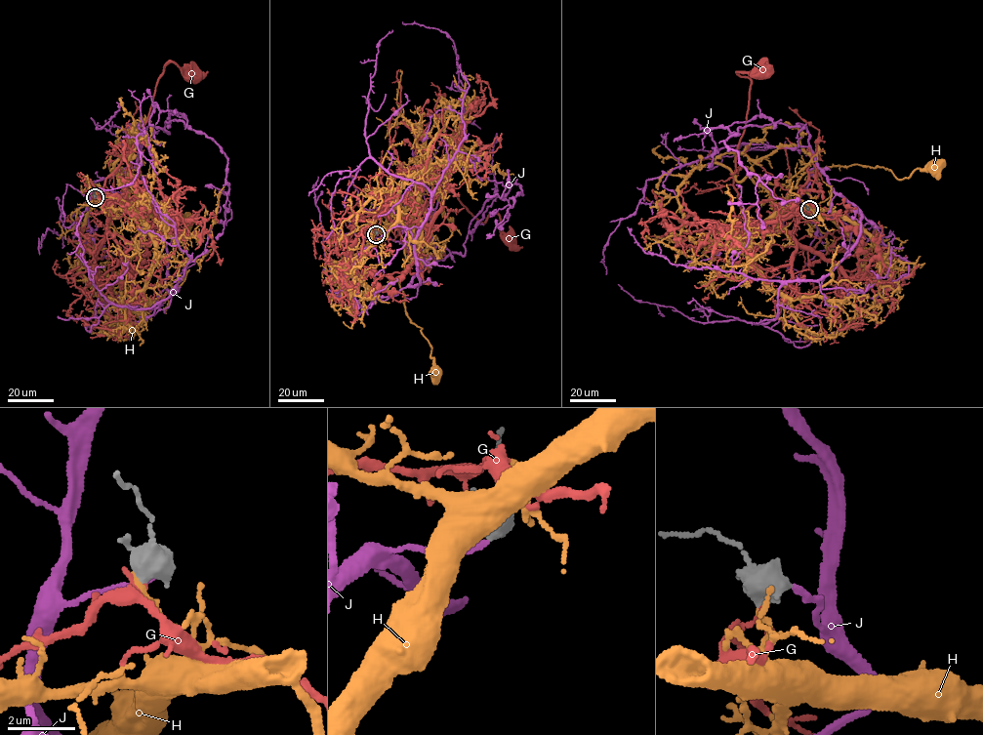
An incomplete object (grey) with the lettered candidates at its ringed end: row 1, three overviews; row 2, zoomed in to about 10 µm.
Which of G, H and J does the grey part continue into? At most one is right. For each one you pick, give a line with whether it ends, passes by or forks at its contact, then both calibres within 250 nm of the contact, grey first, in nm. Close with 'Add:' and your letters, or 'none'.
J: it ends | 480/180 nm
Add: J

